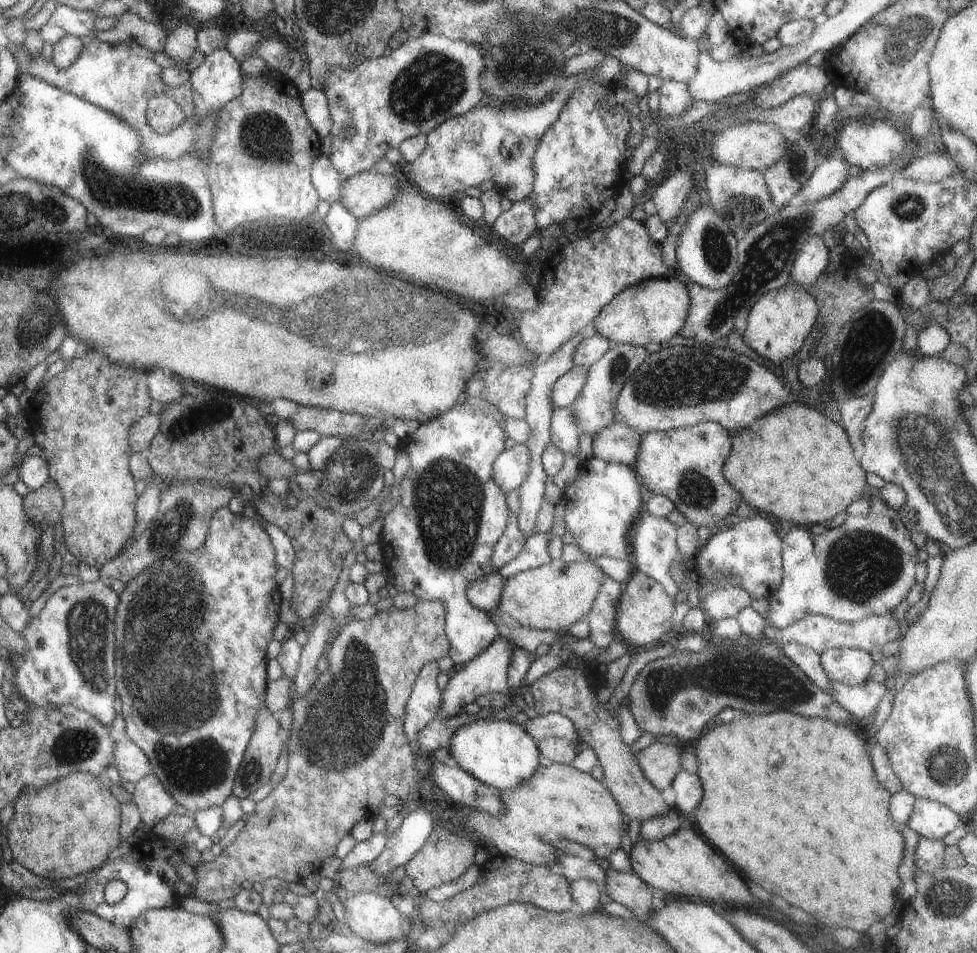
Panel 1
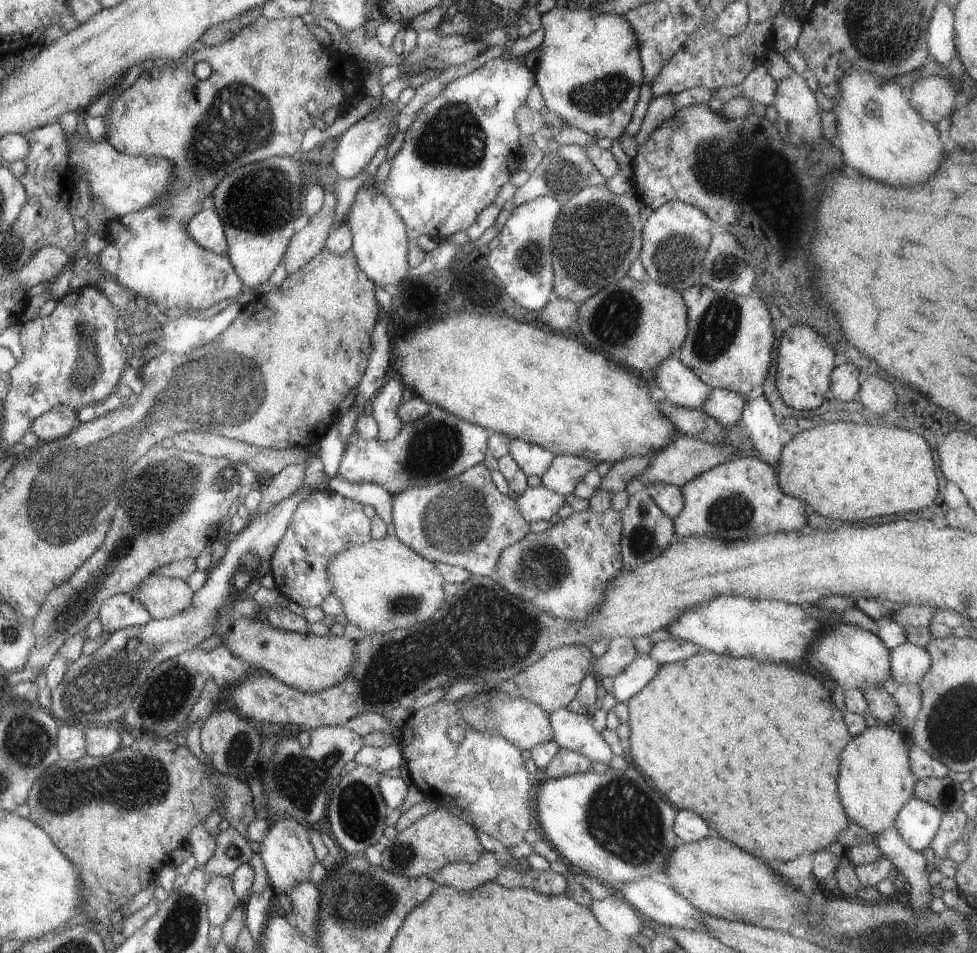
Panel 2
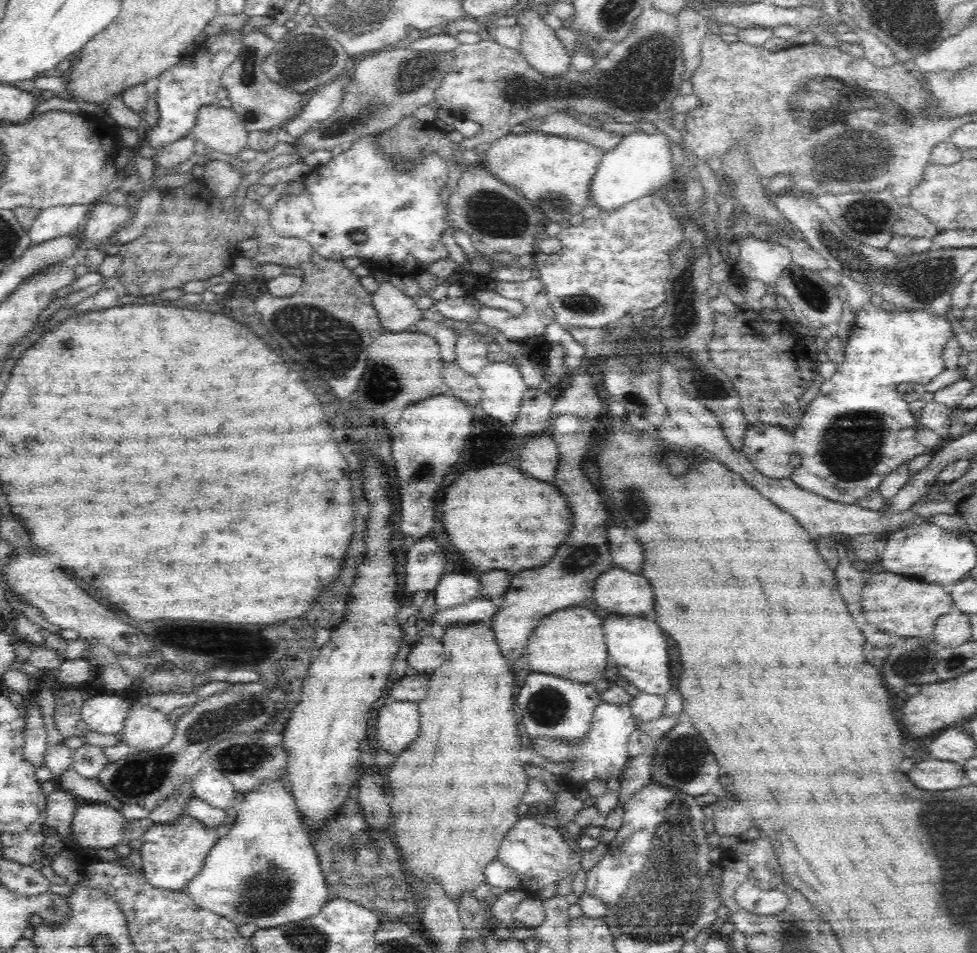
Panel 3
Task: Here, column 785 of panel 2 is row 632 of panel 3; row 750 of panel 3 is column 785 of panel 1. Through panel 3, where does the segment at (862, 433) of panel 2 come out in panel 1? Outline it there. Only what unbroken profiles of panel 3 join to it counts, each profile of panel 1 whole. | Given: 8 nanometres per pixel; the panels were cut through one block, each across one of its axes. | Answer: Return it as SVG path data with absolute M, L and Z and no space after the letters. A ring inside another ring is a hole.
M787 402L771 414L763 414L747 428L731 433L731 450L725 460L723 478L741 494L741 501L796 527L810 528L811 524L826 522L845 512L852 502L861 500L868 488L865 472L848 443L848 437L839 423L832 422L822 412L799 402Z

